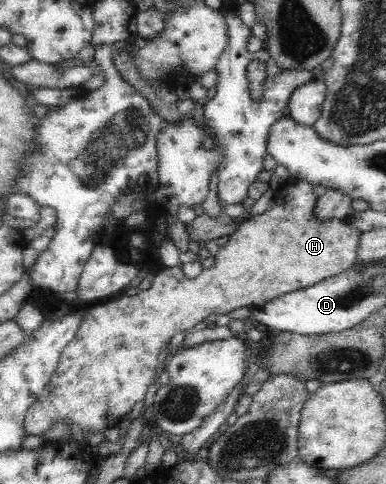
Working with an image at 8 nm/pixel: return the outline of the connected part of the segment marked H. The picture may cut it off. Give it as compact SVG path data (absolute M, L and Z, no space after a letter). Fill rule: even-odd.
M293 179L288 181L285 185L281 187L281 192L283 192L282 197L275 197L274 203L271 206L271 209L267 210L261 216L256 218L246 219L242 224L238 226L236 231L230 236L230 240L224 246L220 248L218 252L215 263L212 267L208 269L203 269L201 274L193 280L188 280L181 270L181 267L178 265L174 267L167 267L166 269L157 273L153 279L153 285L149 290L140 291L138 294L133 296L122 295L119 296L119 300L115 302L114 300L109 300L103 306L96 306L91 308L89 312L84 312L81 316L81 322L79 322L79 328L75 338L72 338L71 342L63 349L63 352L60 354L60 359L53 373L53 376L49 379L46 389L39 395L39 398L30 406L25 418L25 430L26 434L31 436L44 436L47 430L52 428L52 425L56 423L73 423L73 425L78 425L79 428L84 433L104 433L106 430L118 427L120 421L124 416L131 412L134 404L141 402L145 399L145 394L147 394L147 389L151 384L154 384L157 381L157 376L159 374L158 369L158 355L159 353L167 348L167 344L170 342L171 338L175 336L178 332L189 333L191 330L202 327L207 323L207 317L210 314L215 314L219 316L220 314L229 314L233 312L236 308L243 308L247 306L250 308L260 307L264 304L274 301L275 298L283 296L284 294L290 293L294 290L304 289L309 286L314 286L327 278L332 278L338 274L341 274L347 269L351 269L353 264L356 264L356 258L358 257L358 246L360 241L361 233L351 227L347 223L346 219L341 220L330 220L330 221L317 221L314 216L314 207L315 201L318 196L314 193L313 185L308 184L307 182L301 182L299 180ZM107 312L111 316L111 320L115 320L117 324L115 326L107 326Z

